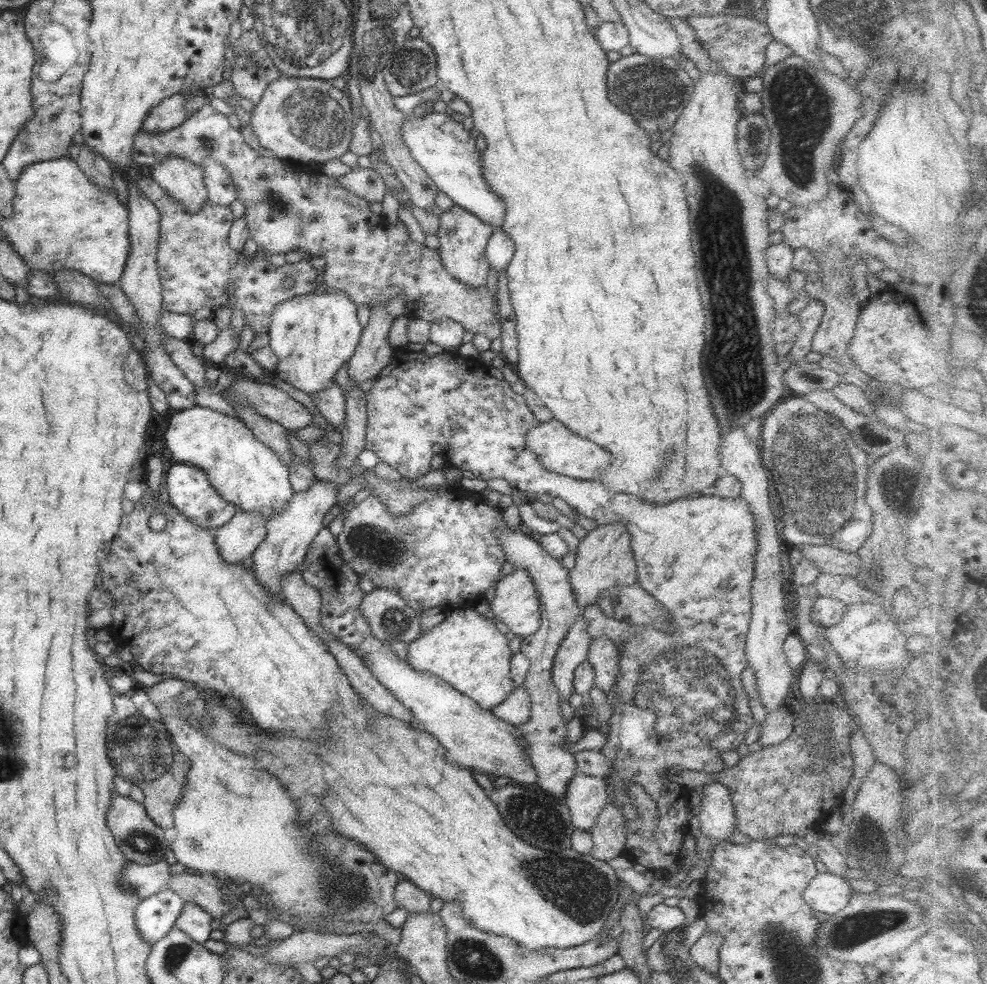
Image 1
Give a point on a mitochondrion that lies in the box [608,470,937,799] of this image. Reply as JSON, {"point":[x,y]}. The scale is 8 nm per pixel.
{"point":[683,681]}

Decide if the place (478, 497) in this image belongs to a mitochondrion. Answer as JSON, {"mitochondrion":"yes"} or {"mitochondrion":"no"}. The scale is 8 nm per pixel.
{"mitochondrion":"no"}

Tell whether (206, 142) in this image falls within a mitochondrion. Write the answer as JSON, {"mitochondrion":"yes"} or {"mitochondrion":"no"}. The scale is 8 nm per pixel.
{"mitochondrion":"yes"}

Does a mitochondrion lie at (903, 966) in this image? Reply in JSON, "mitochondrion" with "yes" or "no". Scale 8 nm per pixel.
{"mitochondrion":"no"}

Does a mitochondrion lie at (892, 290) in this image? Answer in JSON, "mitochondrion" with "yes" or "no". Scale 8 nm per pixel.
{"mitochondrion":"no"}

